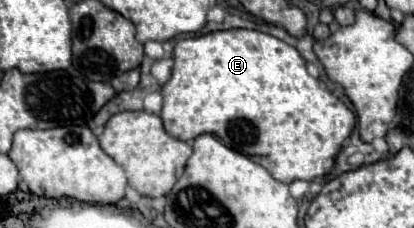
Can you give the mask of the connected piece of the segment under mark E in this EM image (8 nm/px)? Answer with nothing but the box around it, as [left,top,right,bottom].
[161,29,355,181]

